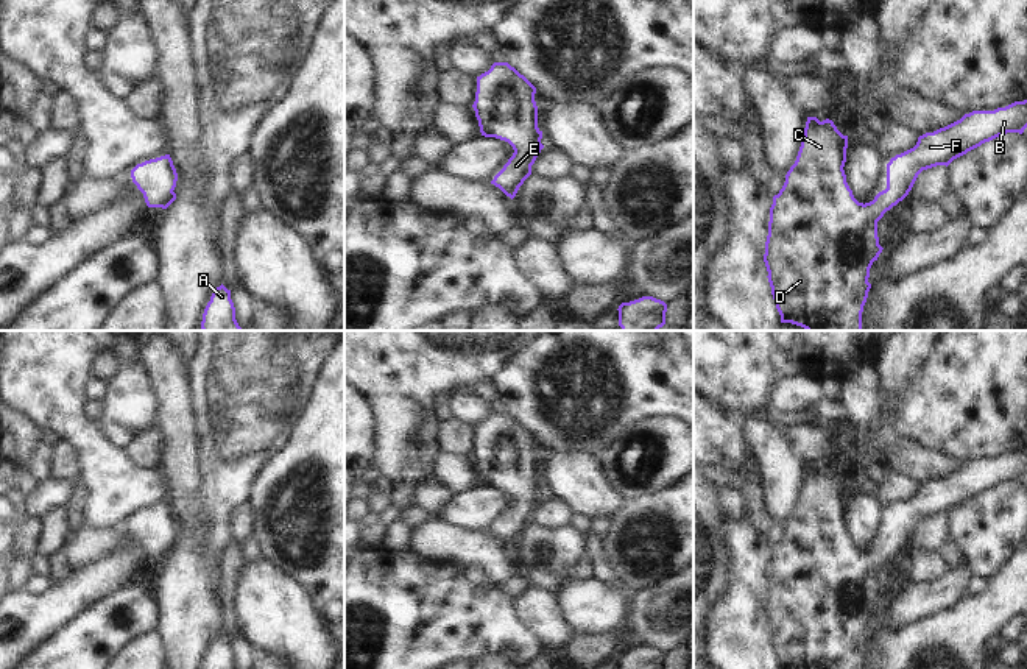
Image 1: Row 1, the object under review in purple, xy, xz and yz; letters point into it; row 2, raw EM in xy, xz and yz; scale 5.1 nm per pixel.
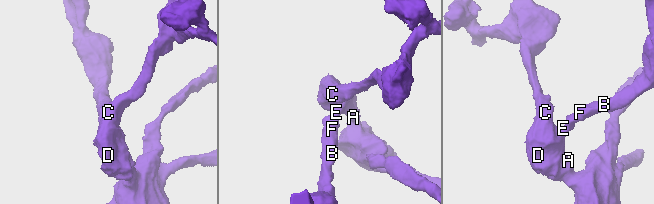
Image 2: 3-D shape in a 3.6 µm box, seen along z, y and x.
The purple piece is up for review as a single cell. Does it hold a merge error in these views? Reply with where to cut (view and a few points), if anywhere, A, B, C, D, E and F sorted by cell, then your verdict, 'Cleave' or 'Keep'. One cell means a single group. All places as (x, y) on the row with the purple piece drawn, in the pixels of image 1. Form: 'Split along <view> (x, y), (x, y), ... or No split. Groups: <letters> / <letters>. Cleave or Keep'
No split. Groups: A B C D E F. Keep.

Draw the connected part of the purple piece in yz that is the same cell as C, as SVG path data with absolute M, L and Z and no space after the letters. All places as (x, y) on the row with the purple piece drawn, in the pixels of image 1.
M1027 100L994 111L972 111L960 120L918 137L913 148L887 164L887 189L873 201L859 203L846 182L848 136L832 120L807 117L795 164L773 196L764 262L781 323L806 331L862 331L862 312L871 284L870 268L882 253L877 221L902 201L923 170L949 165L954 159L1007 133L1027 128Z

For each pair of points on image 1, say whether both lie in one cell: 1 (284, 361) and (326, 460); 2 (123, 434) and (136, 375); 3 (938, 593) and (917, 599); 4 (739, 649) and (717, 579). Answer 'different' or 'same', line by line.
1: different
2: same
3: same
4: different

